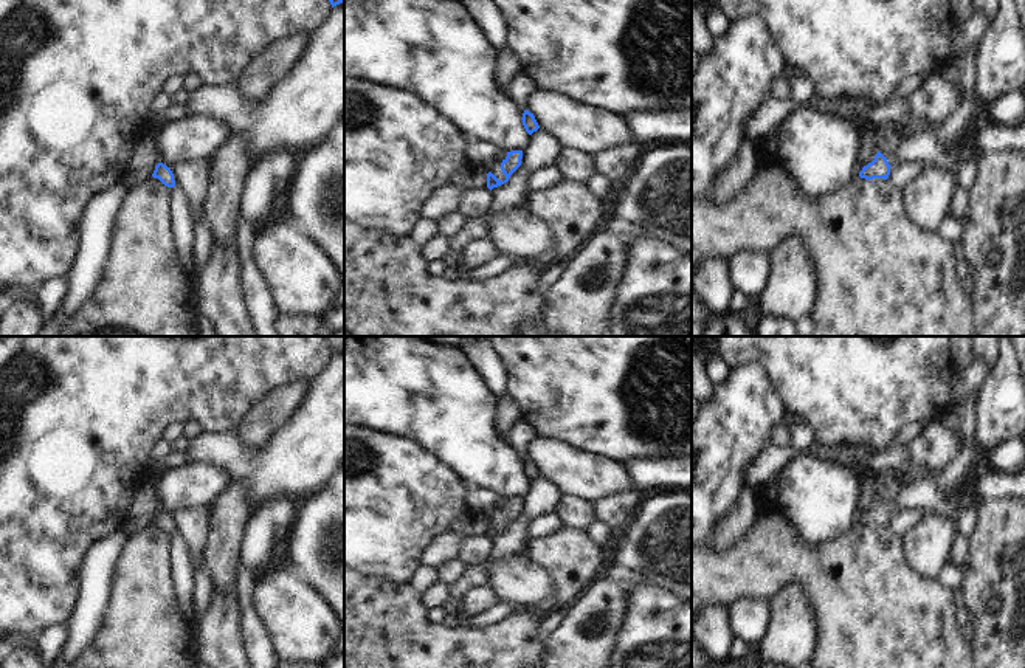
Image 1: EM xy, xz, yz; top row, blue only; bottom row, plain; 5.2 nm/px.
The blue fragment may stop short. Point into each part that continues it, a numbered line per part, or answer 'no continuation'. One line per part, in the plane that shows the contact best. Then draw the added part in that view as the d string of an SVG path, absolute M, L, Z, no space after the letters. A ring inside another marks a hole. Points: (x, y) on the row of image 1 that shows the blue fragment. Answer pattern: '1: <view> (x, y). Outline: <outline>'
no continuation

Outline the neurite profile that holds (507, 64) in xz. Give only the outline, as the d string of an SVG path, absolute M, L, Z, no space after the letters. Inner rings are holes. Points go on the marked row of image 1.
M510 48L496 53L495 81L498 88L507 95L509 84L516 73L521 71L521 62Z

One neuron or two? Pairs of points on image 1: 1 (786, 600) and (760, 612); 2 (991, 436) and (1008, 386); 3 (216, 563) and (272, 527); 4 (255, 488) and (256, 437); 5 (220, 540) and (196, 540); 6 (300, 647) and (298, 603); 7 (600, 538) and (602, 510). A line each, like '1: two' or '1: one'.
1: two
2: one
3: two
4: two
5: two
6: one
7: two

